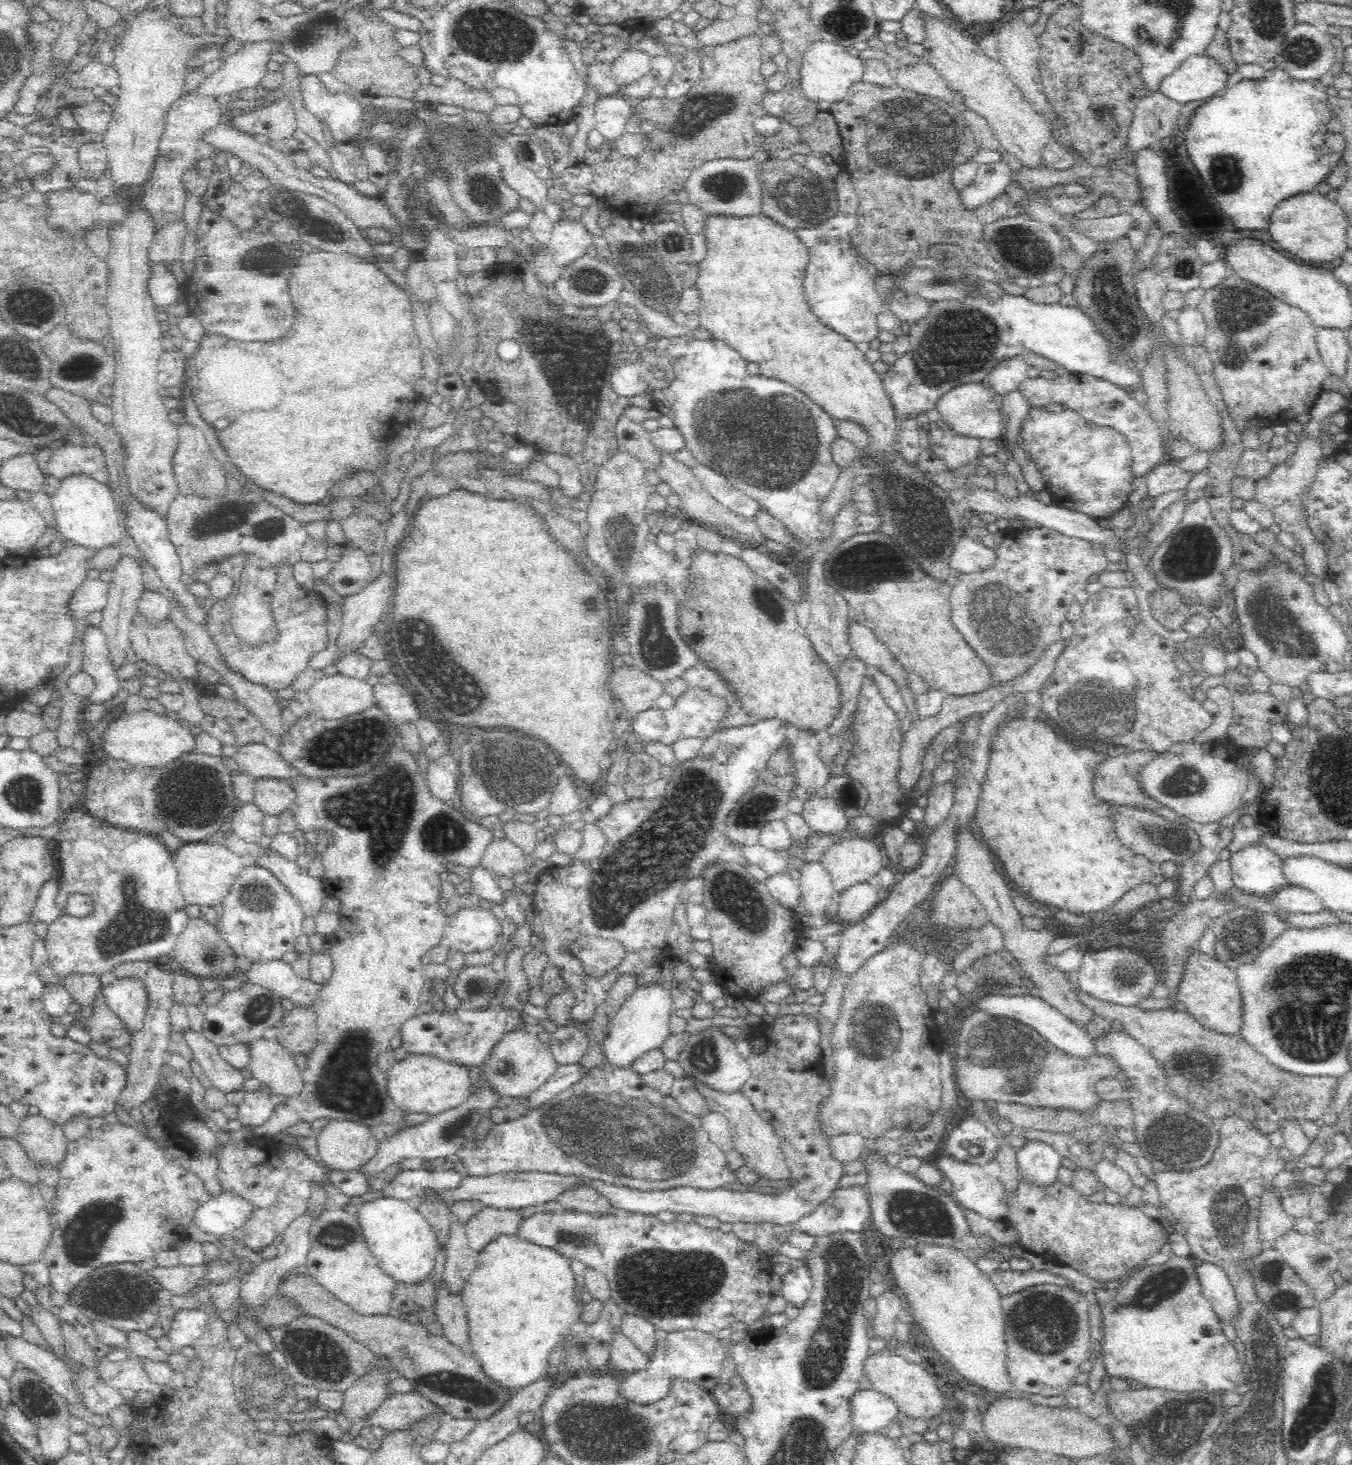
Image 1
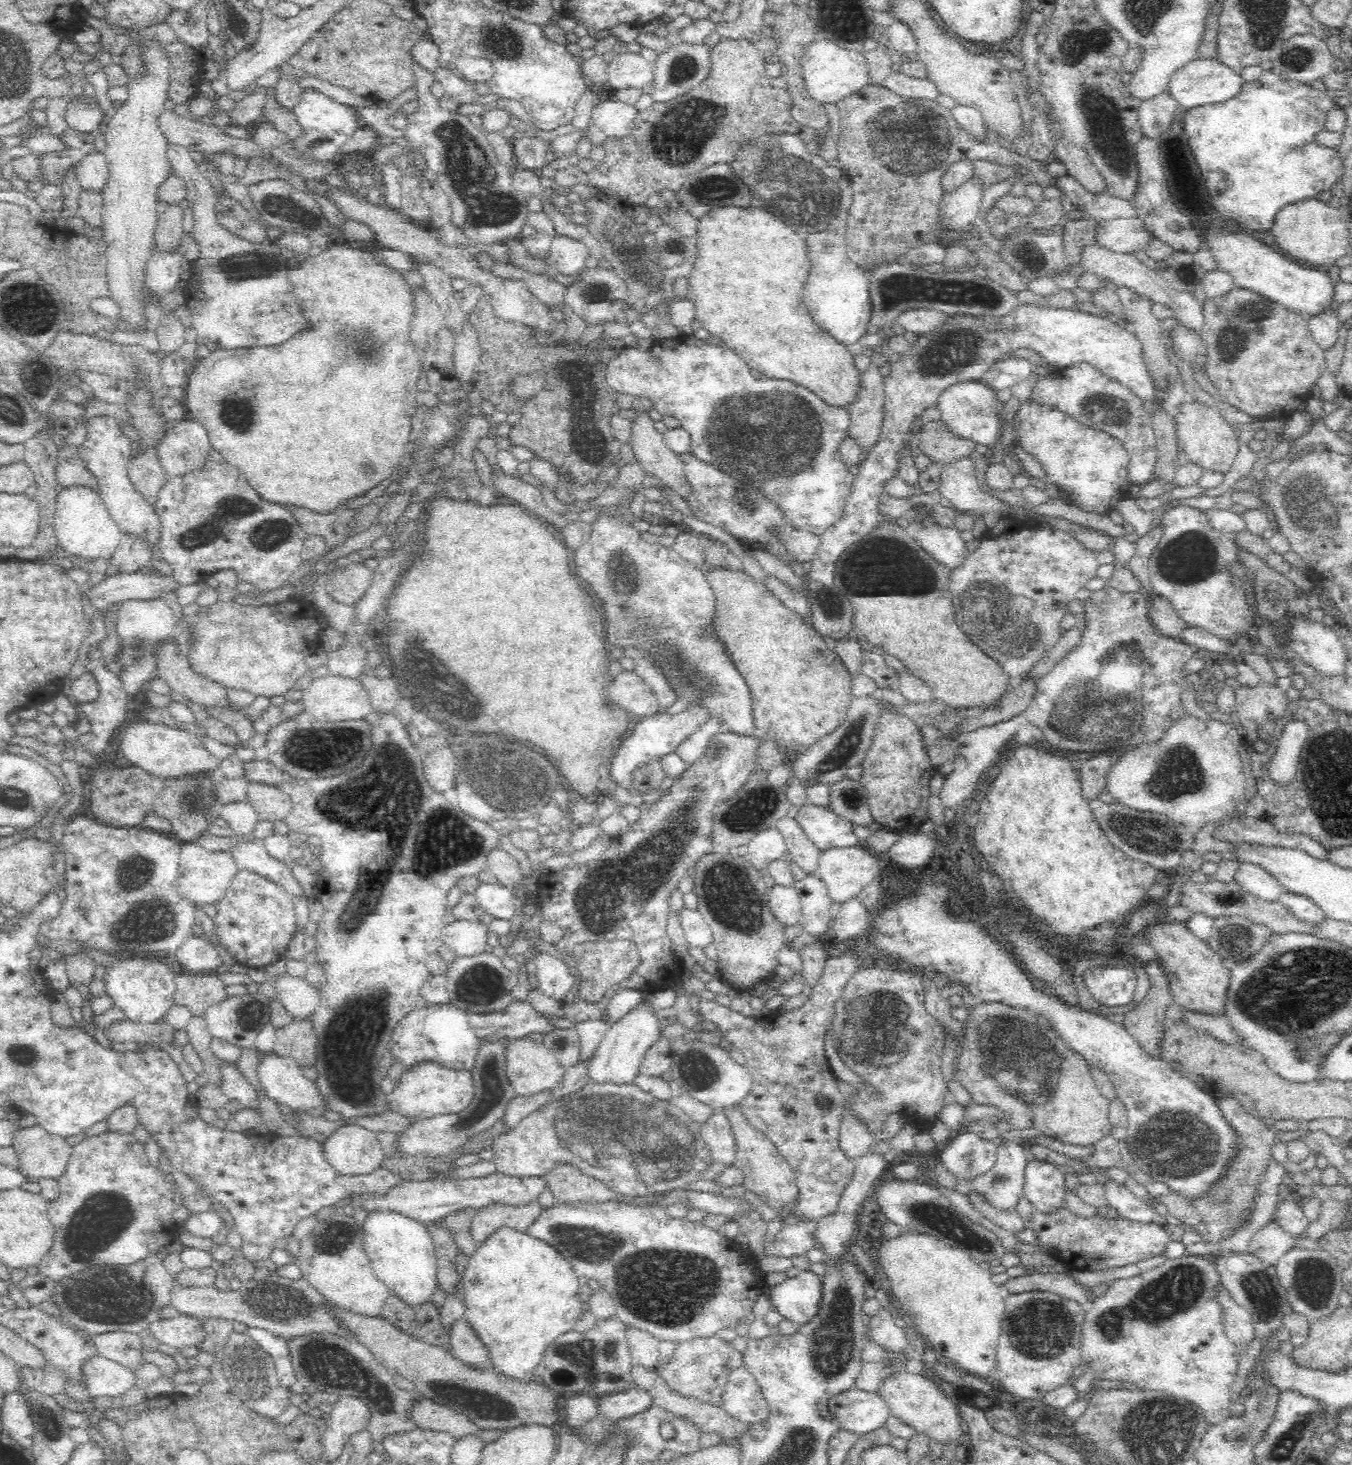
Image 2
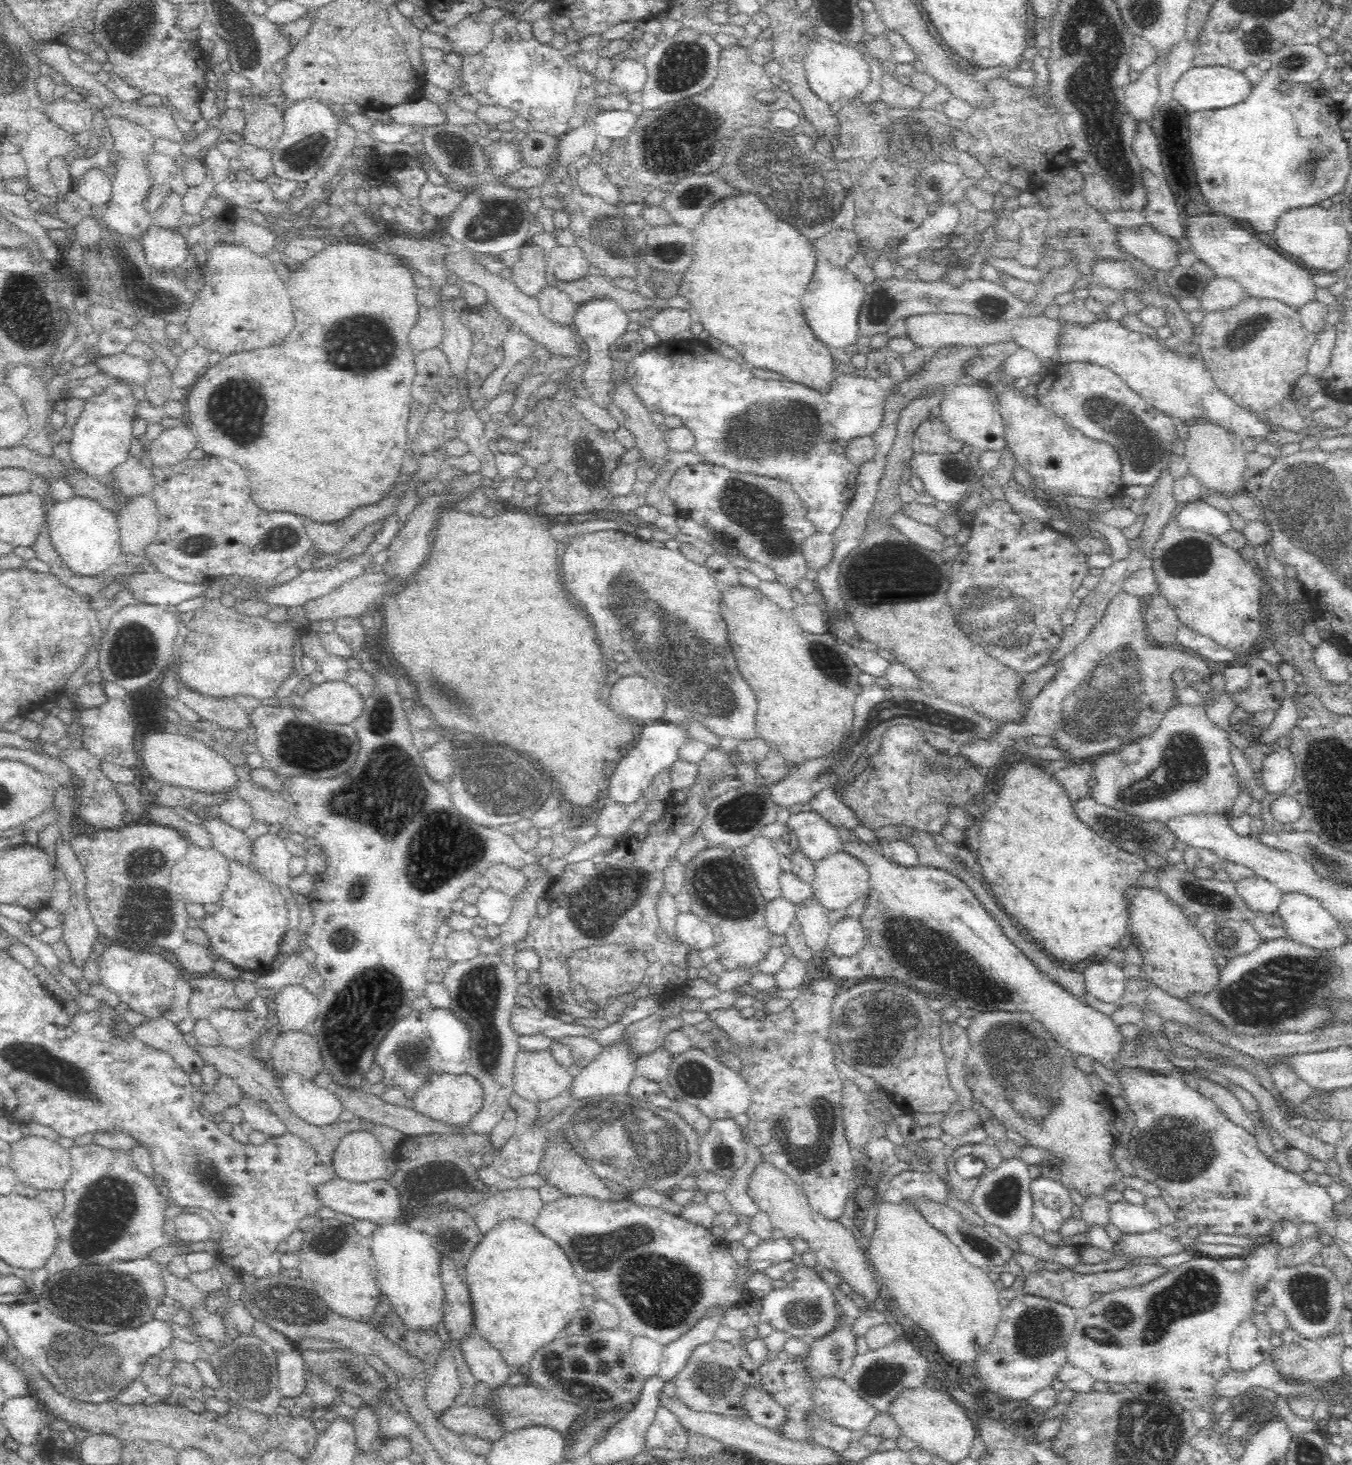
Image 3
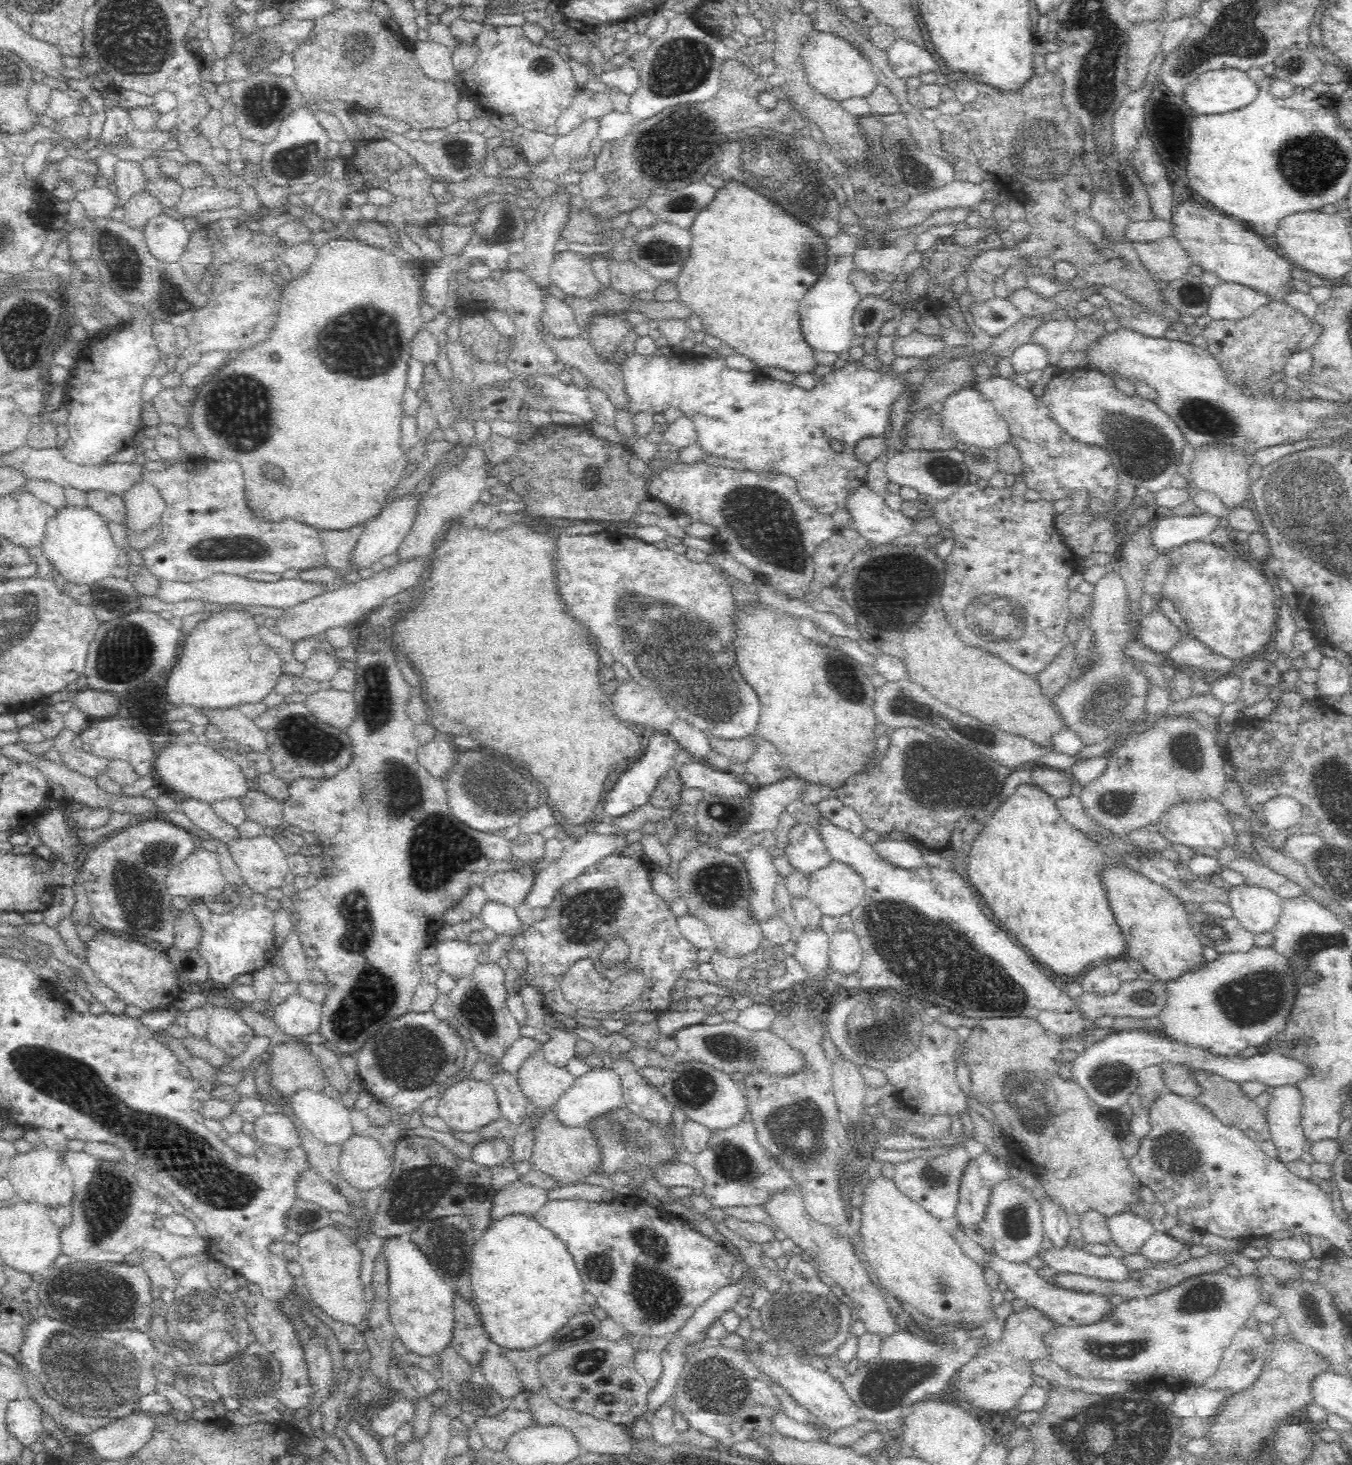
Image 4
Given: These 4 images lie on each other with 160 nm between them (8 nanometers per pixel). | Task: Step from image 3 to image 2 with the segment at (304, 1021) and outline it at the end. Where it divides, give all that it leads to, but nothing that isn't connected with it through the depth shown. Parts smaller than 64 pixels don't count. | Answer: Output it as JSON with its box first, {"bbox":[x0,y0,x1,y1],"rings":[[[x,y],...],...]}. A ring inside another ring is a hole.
{"bbox":[273,974,320,1021],"rings":[[[282,974],[273,984],[276,999],[294,1021],[310,1021],[320,1002],[319,991],[304,979],[295,979],[286,974]]]}

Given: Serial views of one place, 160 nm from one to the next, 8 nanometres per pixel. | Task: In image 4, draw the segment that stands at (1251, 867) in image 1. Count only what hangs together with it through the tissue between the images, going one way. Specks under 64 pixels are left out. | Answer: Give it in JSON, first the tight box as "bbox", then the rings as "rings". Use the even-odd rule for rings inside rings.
{"bbox":[1229,885,1283,935],"rings":[[[1241,885],[1229,892],[1234,917],[1252,935],[1271,932],[1282,914],[1283,899],[1255,885]]]}

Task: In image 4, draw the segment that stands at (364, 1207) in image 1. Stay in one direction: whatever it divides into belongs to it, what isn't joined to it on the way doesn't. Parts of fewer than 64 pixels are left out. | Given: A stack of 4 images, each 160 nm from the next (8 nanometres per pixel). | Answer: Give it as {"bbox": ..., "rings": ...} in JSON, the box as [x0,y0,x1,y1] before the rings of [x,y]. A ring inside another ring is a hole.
{"bbox":[384,1238,455,1358],"rings":[[[392,1238],[384,1241],[385,1253],[388,1257],[389,1264],[389,1300],[388,1300],[388,1318],[394,1327],[395,1338],[398,1338],[403,1344],[403,1348],[408,1350],[408,1352],[414,1354],[418,1358],[442,1358],[441,1354],[445,1353],[446,1349],[449,1349],[453,1339],[453,1330],[455,1325],[455,1294],[454,1291],[440,1278],[434,1267],[430,1264],[430,1261],[416,1249],[414,1243],[412,1242],[399,1242],[396,1238]]]}

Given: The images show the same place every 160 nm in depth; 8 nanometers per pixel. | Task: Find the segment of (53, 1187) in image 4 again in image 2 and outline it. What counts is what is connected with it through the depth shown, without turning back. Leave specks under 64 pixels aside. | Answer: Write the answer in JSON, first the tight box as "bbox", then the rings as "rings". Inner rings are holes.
{"bbox":[11,1124,73,1182],"rings":[[[38,1124],[21,1128],[11,1147],[18,1172],[27,1181],[37,1182],[62,1178],[73,1153],[64,1137],[50,1134]]]}

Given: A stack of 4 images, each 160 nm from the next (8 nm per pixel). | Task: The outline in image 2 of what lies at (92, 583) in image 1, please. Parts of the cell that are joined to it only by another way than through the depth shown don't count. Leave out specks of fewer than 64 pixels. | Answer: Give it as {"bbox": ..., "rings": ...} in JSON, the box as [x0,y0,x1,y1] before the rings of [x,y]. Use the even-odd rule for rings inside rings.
{"bbox":[89,568,180,612],"rings":[[[163,568],[156,571],[140,570],[136,572],[120,571],[113,576],[106,576],[89,591],[98,612],[117,602],[127,600],[153,601],[169,596],[180,587],[173,575]]]}

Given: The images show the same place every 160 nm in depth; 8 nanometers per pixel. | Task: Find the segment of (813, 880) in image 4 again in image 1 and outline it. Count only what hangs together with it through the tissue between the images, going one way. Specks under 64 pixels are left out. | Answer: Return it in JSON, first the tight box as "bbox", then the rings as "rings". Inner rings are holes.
{"bbox":[819,838,884,895],"rings":[[[870,838],[838,840],[820,854],[819,862],[830,875],[836,895],[866,883],[884,868],[882,854]]]}

